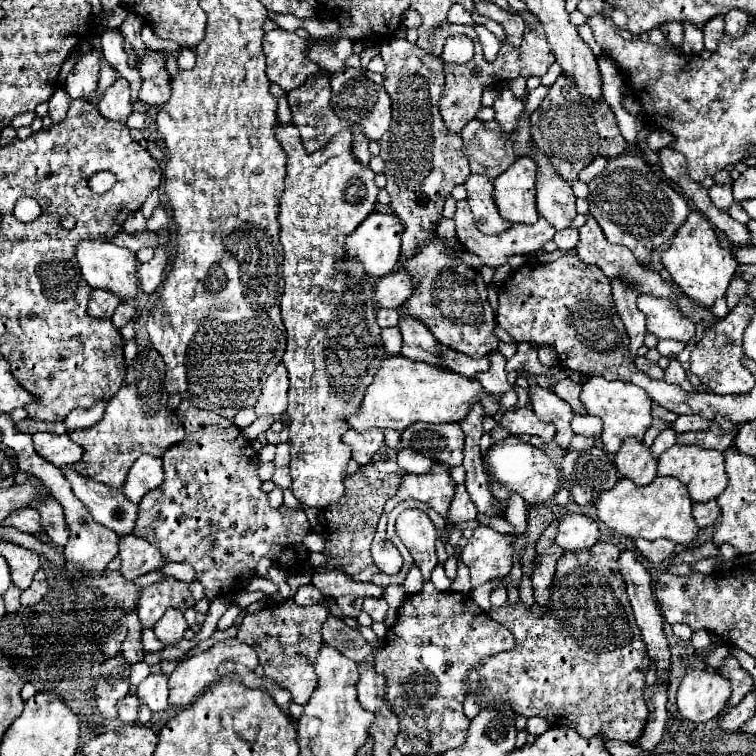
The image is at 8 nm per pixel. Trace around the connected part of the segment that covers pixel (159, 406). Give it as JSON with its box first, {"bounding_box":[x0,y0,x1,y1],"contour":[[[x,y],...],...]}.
{"bounding_box":[69,349,183,487],"contour":[[[155,349],[137,353],[133,363],[127,369],[123,387],[107,403],[105,417],[89,429],[71,431],[69,437],[83,447],[83,457],[73,465],[79,475],[87,475],[109,487],[121,487],[127,479],[127,473],[135,459],[143,453],[153,457],[163,457],[163,453],[175,443],[183,441],[183,425],[175,411],[167,407],[167,389],[165,389],[165,363]]]}

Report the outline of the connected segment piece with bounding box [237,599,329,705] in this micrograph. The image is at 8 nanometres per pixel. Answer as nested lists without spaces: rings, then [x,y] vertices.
[[[287,599],[281,605],[275,603],[263,607],[261,611],[247,613],[243,625],[237,631],[237,639],[255,649],[269,679],[287,689],[295,703],[305,705],[317,687],[315,659],[319,655],[319,647],[323,647],[321,627],[327,617],[329,611],[325,605],[299,607],[293,599]]]

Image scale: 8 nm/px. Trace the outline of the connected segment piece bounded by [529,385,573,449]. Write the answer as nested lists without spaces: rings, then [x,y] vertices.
[[[529,385],[529,401],[535,411],[535,415],[545,423],[555,423],[557,435],[555,441],[561,449],[569,449],[569,441],[573,437],[573,431],[569,427],[573,419],[571,407],[559,399],[551,389],[543,389],[539,385]]]

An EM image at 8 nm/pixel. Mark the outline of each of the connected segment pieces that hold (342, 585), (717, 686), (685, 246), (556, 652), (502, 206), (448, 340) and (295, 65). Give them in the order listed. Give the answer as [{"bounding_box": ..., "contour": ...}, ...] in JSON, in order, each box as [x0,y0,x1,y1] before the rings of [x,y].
[{"bounding_box":[311,569,385,619],"contour":[[[315,569],[311,583],[327,597],[335,599],[346,617],[357,619],[363,609],[363,599],[383,597],[385,589],[371,583],[353,583],[343,571]]]},{"bounding_box":[677,671,731,723],"contour":[[[691,671],[683,677],[677,691],[679,713],[695,723],[705,723],[723,713],[731,695],[727,679],[719,673]]]},{"bounding_box":[661,211,737,307],"contour":[[[691,211],[685,223],[677,229],[677,233],[671,239],[671,247],[661,255],[661,263],[671,273],[675,283],[685,291],[685,295],[689,299],[701,301],[705,307],[711,307],[717,299],[725,295],[729,281],[733,279],[737,269],[737,261],[733,259],[731,251],[719,245],[711,223],[705,215],[697,211]]]},{"bounding_box":[467,541,651,743],"contour":[[[597,541],[593,545],[593,549],[589,549],[589,551],[569,551],[557,563],[557,573],[555,573],[555,581],[553,581],[551,607],[549,609],[541,609],[539,605],[533,605],[531,609],[527,609],[521,601],[517,601],[517,605],[505,605],[505,607],[489,611],[491,619],[501,623],[503,627],[507,627],[515,635],[515,647],[513,647],[513,651],[507,651],[507,653],[483,659],[483,665],[479,663],[479,667],[469,671],[469,675],[467,675],[467,693],[475,693],[477,695],[475,701],[479,703],[479,707],[491,707],[491,703],[495,703],[497,699],[499,701],[507,701],[507,705],[515,713],[519,713],[519,715],[525,715],[525,717],[537,715],[537,717],[557,719],[559,723],[553,723],[553,725],[571,727],[571,729],[579,731],[579,735],[583,735],[585,739],[587,737],[595,737],[595,735],[603,735],[605,741],[607,739],[619,739],[619,741],[633,743],[633,741],[637,741],[641,737],[643,725],[647,723],[647,715],[649,715],[647,705],[643,701],[643,691],[641,689],[645,689],[645,673],[649,671],[651,661],[649,661],[645,643],[641,639],[639,627],[635,623],[635,617],[633,617],[633,611],[631,611],[631,605],[629,605],[629,597],[627,597],[627,591],[625,591],[625,583],[623,583],[623,577],[619,575],[617,561],[619,561],[619,549],[617,549],[617,545],[605,543],[605,541]]]},{"bounding_box":[493,157,539,223],"contour":[[[519,157],[493,181],[493,199],[505,221],[535,223],[539,219],[535,209],[535,177],[535,161],[529,157]]]},{"bounding_box":[403,237,499,357],"contour":[[[435,237],[427,243],[419,255],[415,255],[405,271],[415,281],[415,293],[403,303],[405,311],[425,323],[437,341],[473,357],[485,357],[499,343],[495,337],[495,317],[487,299],[487,287],[479,273],[467,267],[447,243]]]},{"bounding_box":[263,29,319,91],"contour":[[[275,29],[265,35],[263,49],[267,55],[267,77],[277,83],[283,91],[301,87],[307,77],[315,75],[319,67],[307,59],[305,49],[309,47],[309,37],[301,39],[295,31]]]}]

